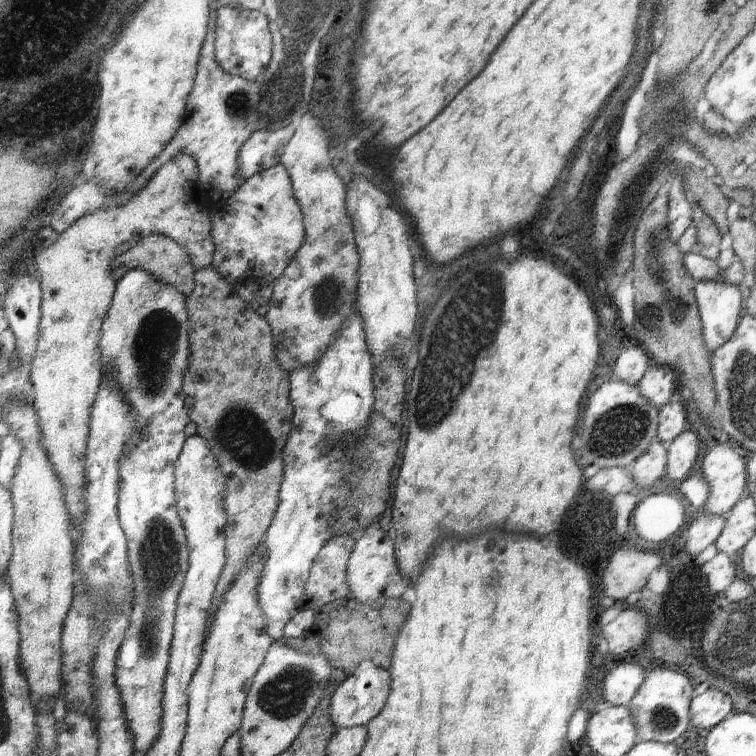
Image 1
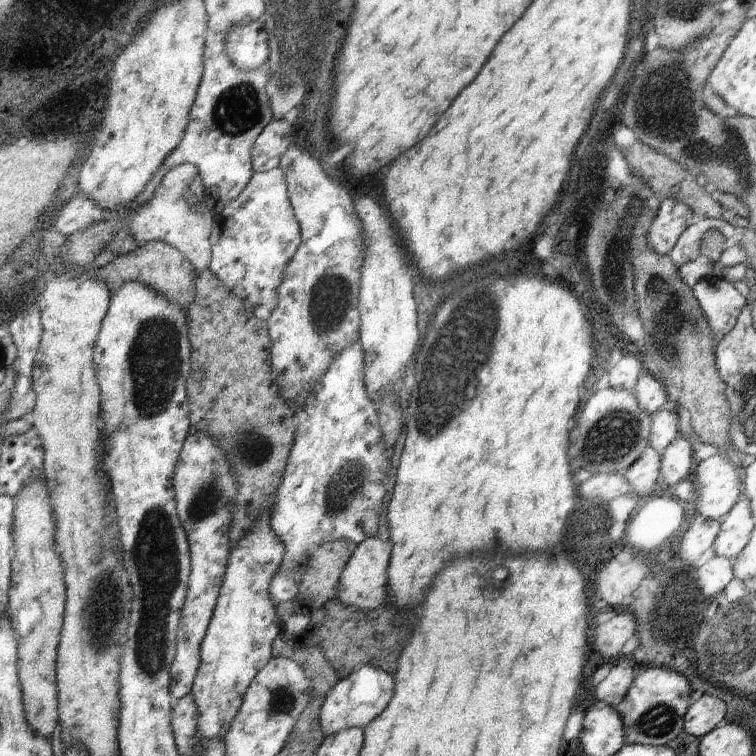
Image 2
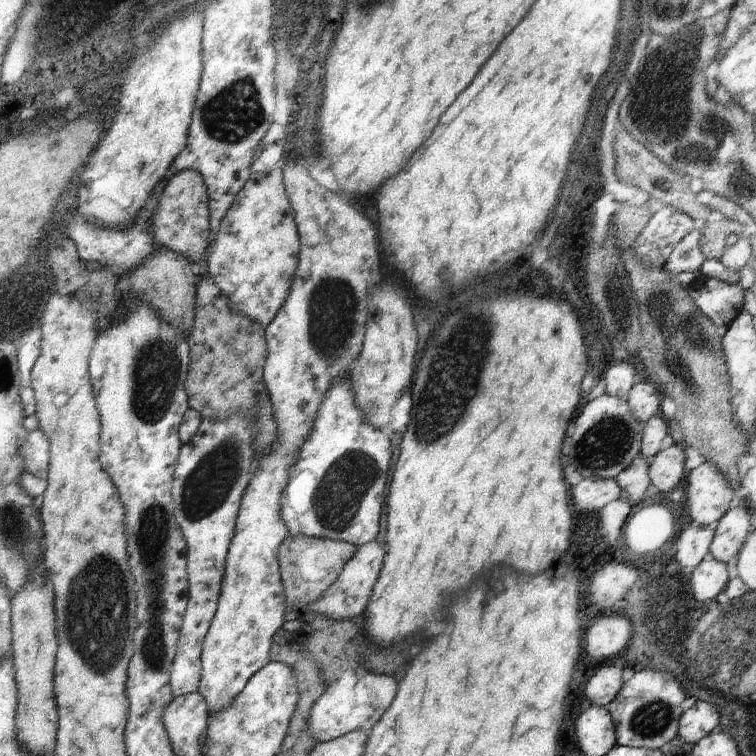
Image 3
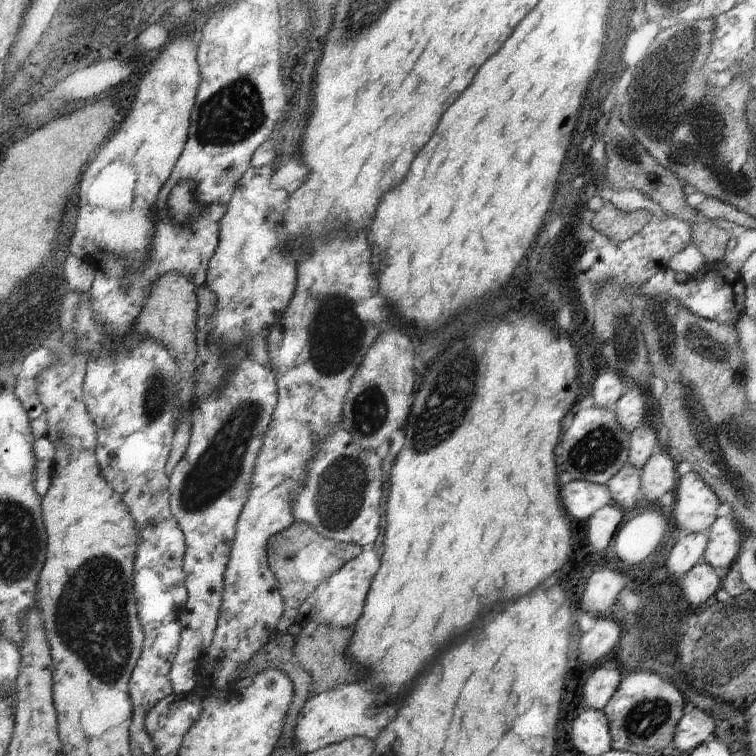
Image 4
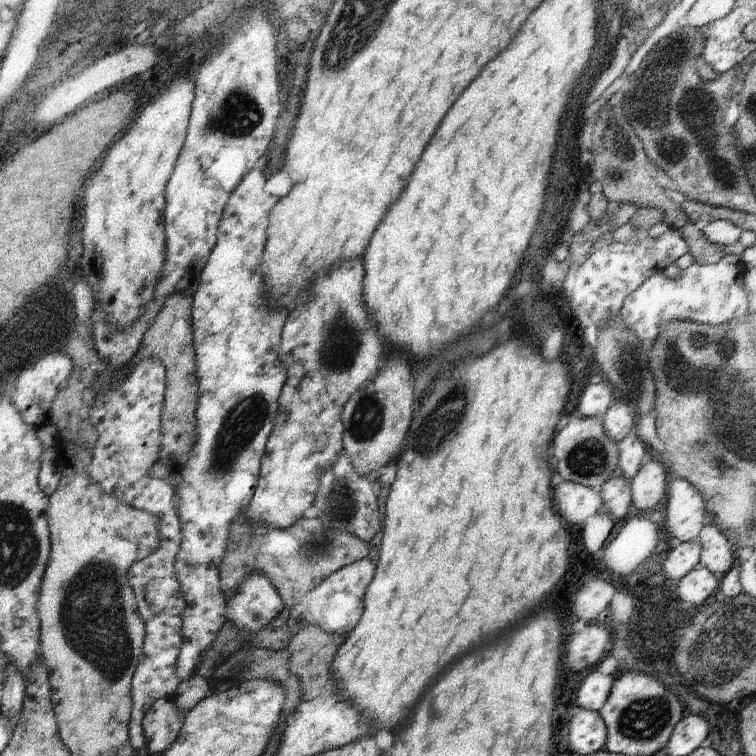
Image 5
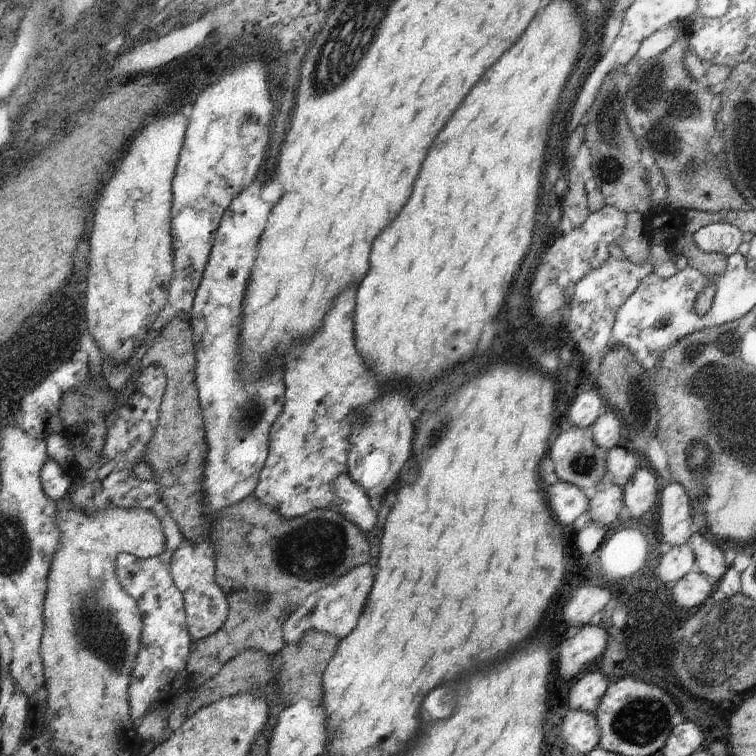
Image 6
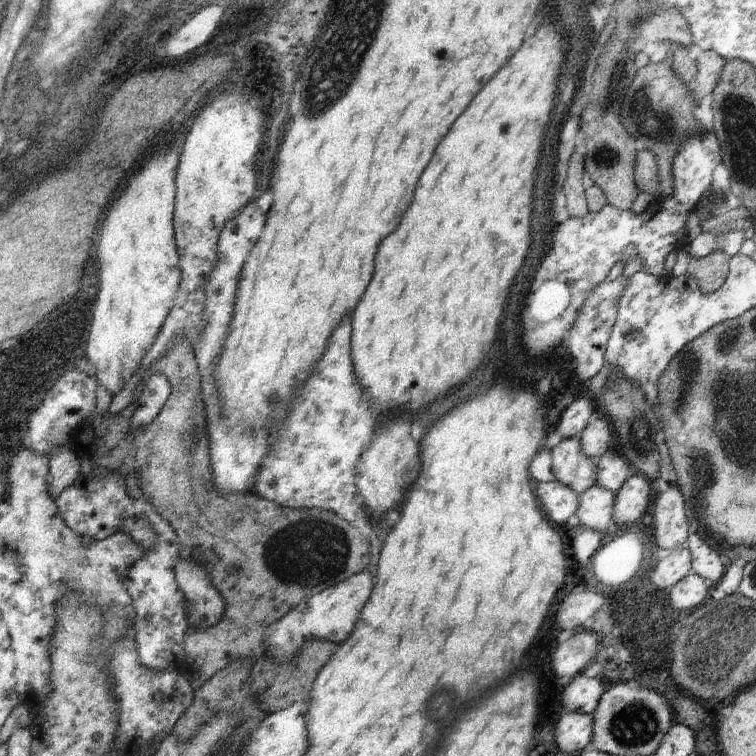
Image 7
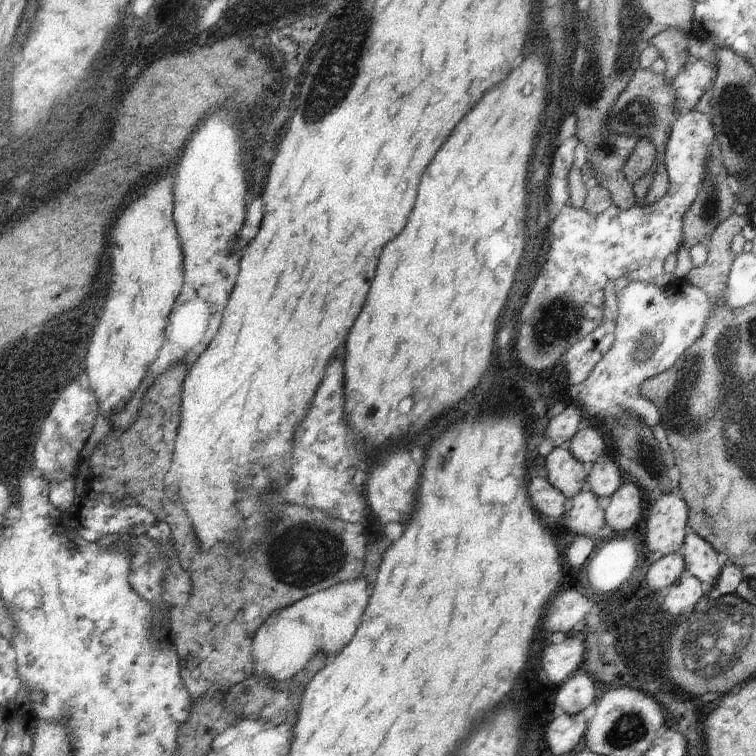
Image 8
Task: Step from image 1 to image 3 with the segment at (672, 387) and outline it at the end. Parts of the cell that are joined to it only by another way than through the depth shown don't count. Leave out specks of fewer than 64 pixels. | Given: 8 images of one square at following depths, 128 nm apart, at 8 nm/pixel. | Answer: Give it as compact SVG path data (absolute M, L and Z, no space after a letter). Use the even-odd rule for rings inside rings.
M651 378L647 381L636 383L629 392L628 408L630 412L641 422L645 423L649 418L660 413L662 400L658 386Z

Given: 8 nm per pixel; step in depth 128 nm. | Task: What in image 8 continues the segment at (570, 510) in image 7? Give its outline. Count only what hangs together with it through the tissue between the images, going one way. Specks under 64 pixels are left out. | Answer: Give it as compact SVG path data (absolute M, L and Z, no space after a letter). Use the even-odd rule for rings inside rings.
M532 478L528 484L528 492L530 492L530 500L534 504L534 508L548 518L558 518L564 511L564 502L566 497L549 483L547 478Z

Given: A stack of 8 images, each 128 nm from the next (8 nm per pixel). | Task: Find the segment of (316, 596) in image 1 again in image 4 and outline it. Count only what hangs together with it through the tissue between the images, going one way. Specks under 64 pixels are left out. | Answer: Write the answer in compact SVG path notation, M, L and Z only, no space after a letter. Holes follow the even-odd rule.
M294 521L286 530L271 536L267 548L267 561L278 581L284 601L284 614L280 617L272 638L279 639L288 633L292 616L297 613L298 608L312 591L363 550L364 548L357 544L323 537L305 522Z

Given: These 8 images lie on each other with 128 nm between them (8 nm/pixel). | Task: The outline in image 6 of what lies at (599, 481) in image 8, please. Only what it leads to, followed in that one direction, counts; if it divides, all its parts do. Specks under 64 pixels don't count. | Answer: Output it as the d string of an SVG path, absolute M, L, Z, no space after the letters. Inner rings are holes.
M616 445L607 452L604 480L623 487L641 465L641 458L636 452Z

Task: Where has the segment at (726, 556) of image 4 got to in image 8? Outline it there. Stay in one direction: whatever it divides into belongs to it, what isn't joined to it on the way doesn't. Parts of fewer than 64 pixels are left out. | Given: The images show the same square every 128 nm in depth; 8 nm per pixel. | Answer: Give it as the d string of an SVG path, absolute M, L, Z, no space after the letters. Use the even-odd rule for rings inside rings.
M688 531L680 553L685 560L686 574L695 576L708 588L712 588L723 568L718 564L716 549L706 539Z

